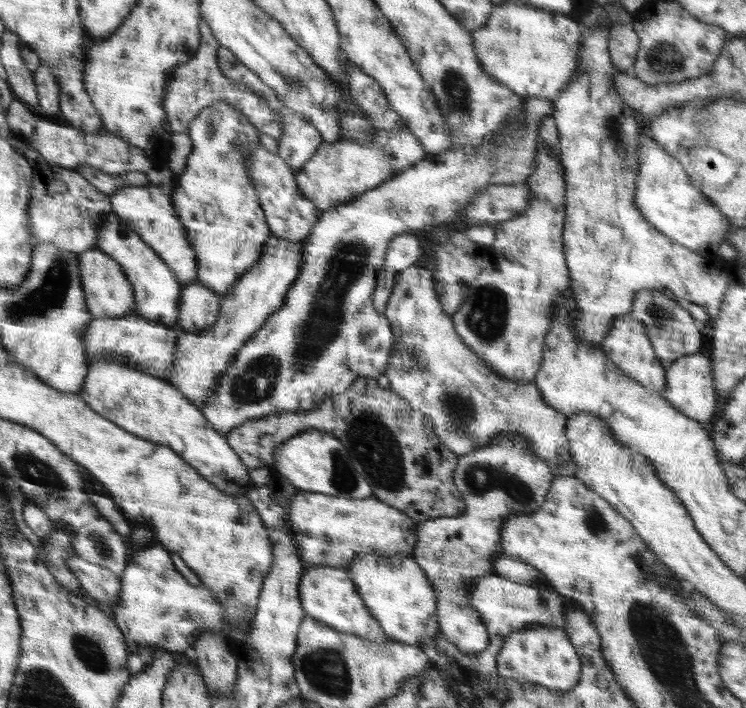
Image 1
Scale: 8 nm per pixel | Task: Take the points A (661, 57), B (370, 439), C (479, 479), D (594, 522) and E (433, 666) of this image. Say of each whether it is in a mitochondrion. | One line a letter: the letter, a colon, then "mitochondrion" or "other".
A: mitochondrion
B: mitochondrion
C: mitochondrion
D: mitochondrion
E: other

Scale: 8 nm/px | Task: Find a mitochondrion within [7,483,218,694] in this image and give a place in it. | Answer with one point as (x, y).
(88, 651)

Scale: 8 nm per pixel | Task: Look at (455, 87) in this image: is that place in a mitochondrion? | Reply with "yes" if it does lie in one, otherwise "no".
yes

